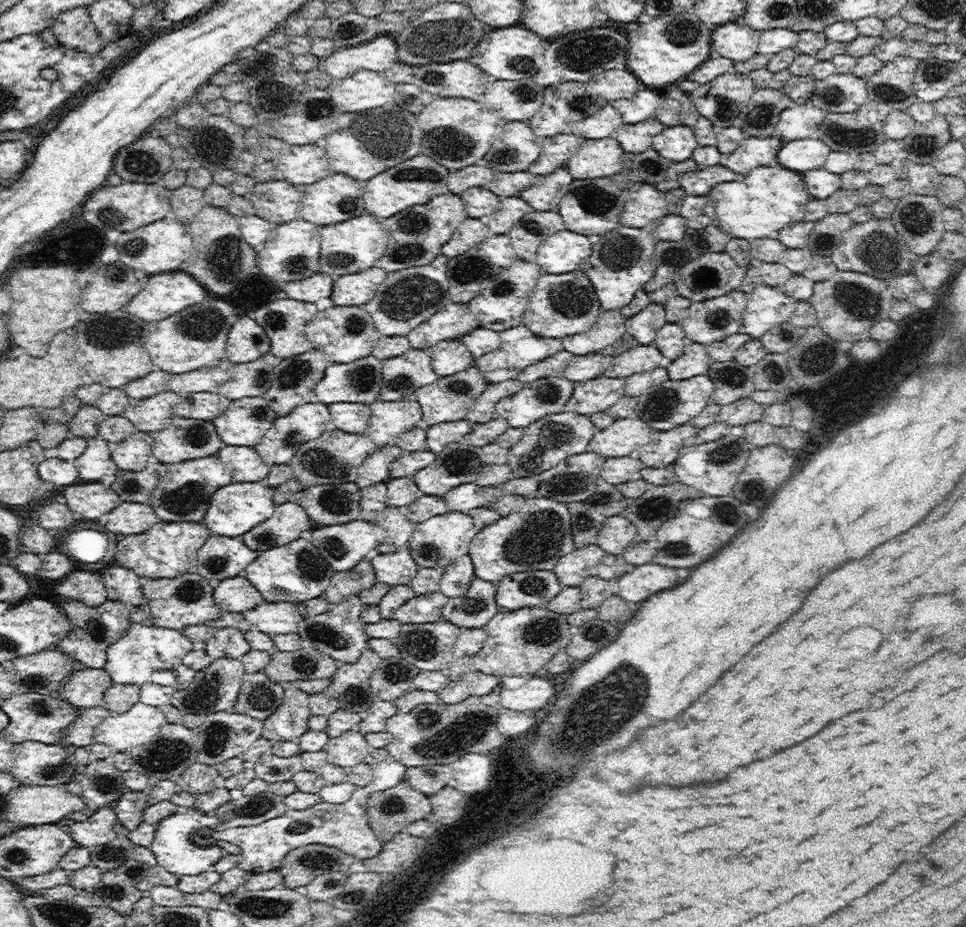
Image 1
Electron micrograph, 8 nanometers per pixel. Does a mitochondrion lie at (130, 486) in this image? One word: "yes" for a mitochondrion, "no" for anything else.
yes

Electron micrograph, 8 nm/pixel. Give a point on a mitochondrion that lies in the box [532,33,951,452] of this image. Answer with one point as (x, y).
(882, 255)

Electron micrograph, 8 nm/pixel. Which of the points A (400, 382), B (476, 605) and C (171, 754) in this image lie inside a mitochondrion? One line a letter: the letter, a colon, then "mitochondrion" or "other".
A: mitochondrion
B: mitochondrion
C: mitochondrion

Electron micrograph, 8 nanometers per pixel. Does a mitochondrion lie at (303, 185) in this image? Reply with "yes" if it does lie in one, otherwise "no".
no

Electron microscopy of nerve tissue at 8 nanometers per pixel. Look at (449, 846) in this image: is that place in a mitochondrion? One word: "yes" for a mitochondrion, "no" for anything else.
no

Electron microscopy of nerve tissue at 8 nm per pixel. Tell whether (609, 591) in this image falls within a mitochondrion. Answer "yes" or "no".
no

